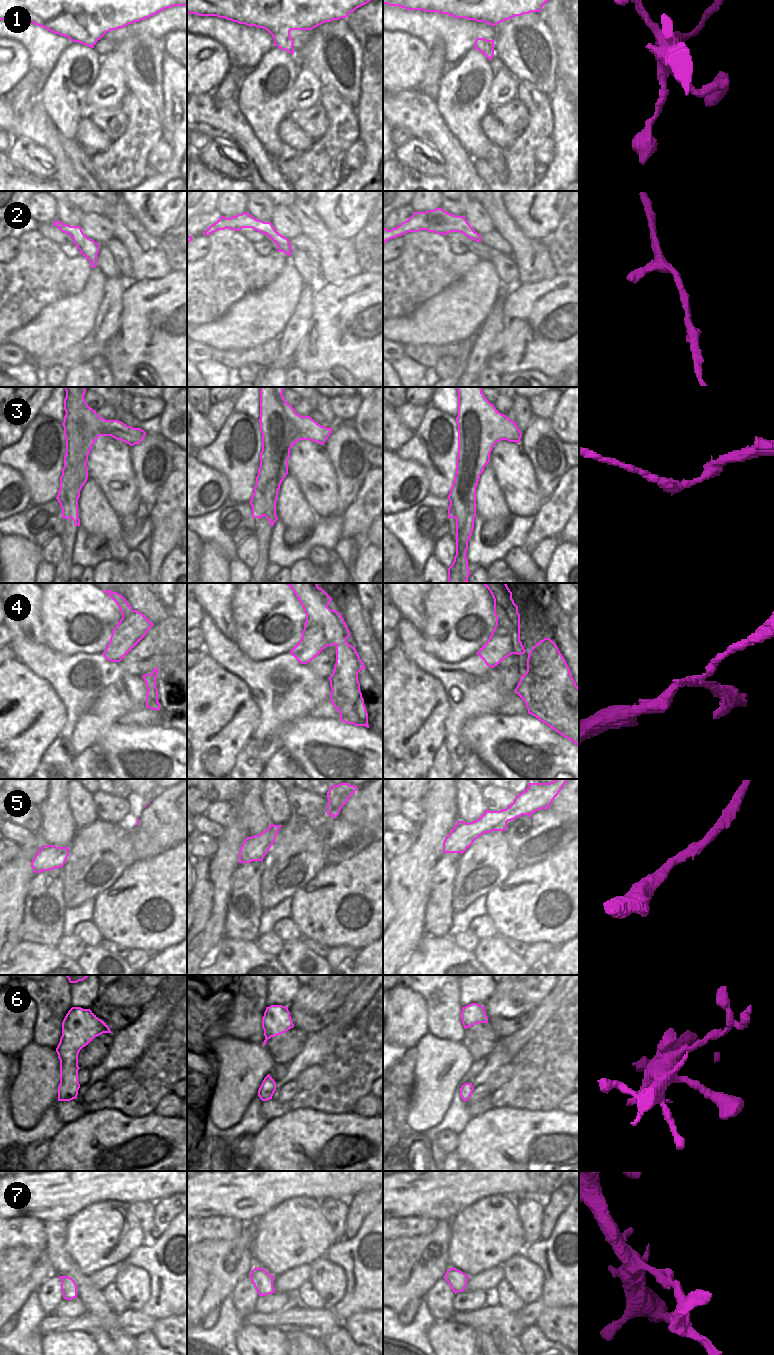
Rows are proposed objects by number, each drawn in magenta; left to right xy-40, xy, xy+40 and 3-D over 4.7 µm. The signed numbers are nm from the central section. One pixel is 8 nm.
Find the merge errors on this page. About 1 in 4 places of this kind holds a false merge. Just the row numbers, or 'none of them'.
4, 7

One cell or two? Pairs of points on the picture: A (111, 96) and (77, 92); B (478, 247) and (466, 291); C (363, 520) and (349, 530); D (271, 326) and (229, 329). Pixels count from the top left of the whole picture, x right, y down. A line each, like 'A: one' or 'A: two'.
A: two
B: two
C: one
D: one

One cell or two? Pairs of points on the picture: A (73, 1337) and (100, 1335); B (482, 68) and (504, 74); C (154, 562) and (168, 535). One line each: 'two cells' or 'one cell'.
A: two cells
B: two cells
C: one cell

